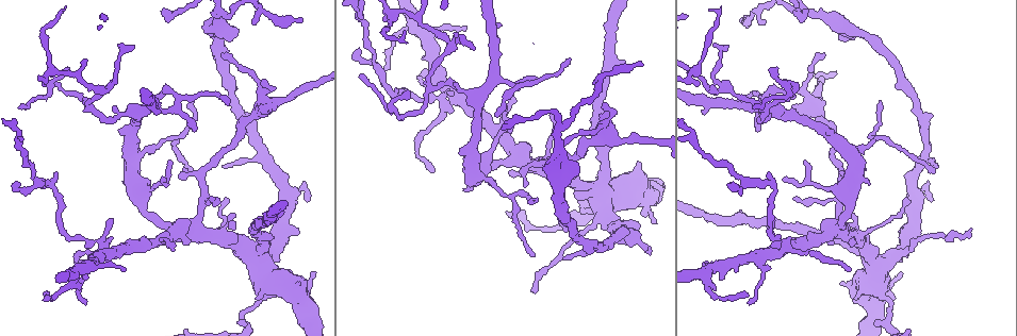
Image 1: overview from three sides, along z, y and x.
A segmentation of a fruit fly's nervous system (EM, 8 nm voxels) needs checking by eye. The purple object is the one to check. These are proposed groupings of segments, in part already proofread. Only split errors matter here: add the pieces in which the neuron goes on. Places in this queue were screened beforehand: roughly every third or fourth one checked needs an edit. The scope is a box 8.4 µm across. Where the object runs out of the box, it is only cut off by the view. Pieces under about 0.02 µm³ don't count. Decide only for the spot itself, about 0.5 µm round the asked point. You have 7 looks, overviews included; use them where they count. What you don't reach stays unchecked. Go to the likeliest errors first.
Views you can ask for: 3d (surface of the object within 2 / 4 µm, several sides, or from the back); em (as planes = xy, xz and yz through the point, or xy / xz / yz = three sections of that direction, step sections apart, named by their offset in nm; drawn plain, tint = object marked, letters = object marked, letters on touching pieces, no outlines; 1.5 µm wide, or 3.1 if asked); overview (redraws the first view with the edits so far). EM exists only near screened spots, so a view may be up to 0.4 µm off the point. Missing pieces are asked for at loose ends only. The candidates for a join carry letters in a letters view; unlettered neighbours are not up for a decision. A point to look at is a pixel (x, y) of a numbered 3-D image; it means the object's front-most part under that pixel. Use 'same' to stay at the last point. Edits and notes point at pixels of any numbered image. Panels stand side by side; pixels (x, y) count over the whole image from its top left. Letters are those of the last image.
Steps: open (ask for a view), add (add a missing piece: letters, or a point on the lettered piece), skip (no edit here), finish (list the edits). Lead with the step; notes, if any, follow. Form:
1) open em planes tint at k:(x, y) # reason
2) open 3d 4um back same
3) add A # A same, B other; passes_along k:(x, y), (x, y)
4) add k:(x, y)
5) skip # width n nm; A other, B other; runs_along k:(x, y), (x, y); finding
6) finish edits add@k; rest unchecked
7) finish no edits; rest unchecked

open 3d 4um at 1:(301, 20) # free end

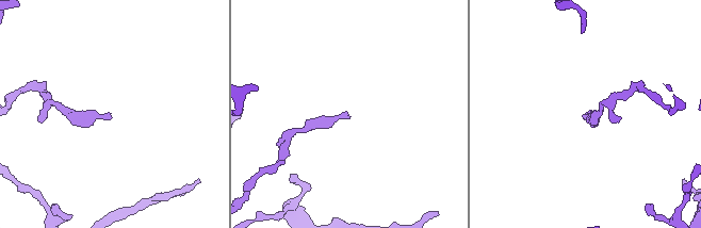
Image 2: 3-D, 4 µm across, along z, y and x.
open em planes letters at 2:(111, 117) # now the EM

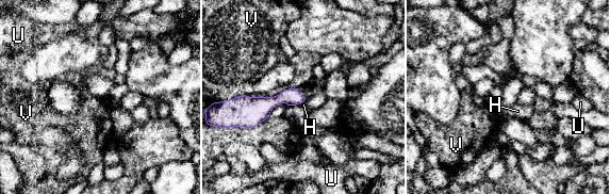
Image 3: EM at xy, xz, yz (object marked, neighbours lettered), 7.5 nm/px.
skip # longest_contact V 80 nm; H other, U other, V other; border 3:(306, 98), (298, 103); none of them fits

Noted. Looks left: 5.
open 3d 4um at 1:(111, 218) # an open end

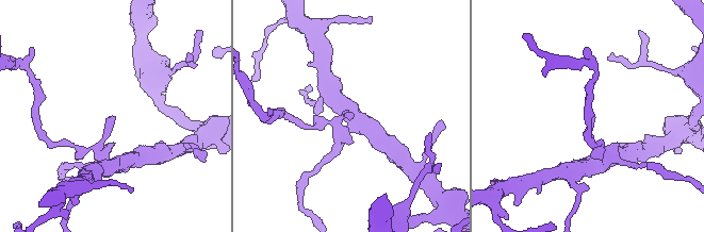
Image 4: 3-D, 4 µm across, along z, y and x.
open em yz step 8 tint at 4:(350, 115)

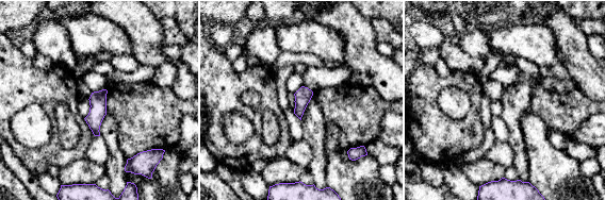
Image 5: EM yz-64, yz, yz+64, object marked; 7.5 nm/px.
open em planes letters same

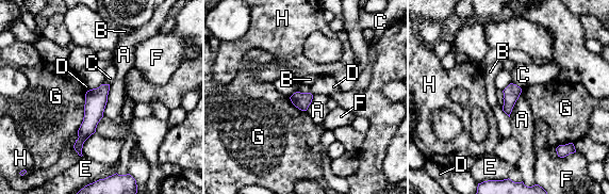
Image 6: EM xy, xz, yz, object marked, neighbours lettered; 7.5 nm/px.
skip # width 120 nm; A other, B other, C other, D other, E other, F other, G other, H other; runs_along 6:(107, 86), (95, 101), (79, 149); none of them fits

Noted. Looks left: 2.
open em planes tint at 1:(124, 269) # tapers out

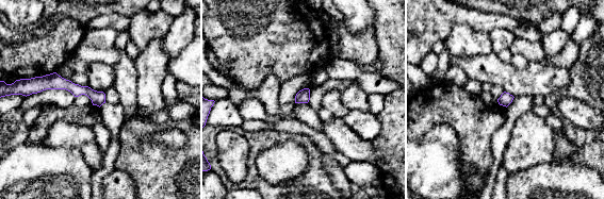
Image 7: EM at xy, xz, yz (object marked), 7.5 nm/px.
open em planes letters same # what lies round it

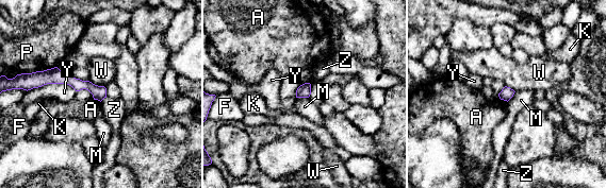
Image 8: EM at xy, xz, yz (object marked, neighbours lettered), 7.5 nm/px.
skip # width 90 nm; A other, F other, K other, M other, P other, W other, Y other, Z other; no lettered piece goes on from it

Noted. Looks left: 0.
finish no edits; rest unchecked

